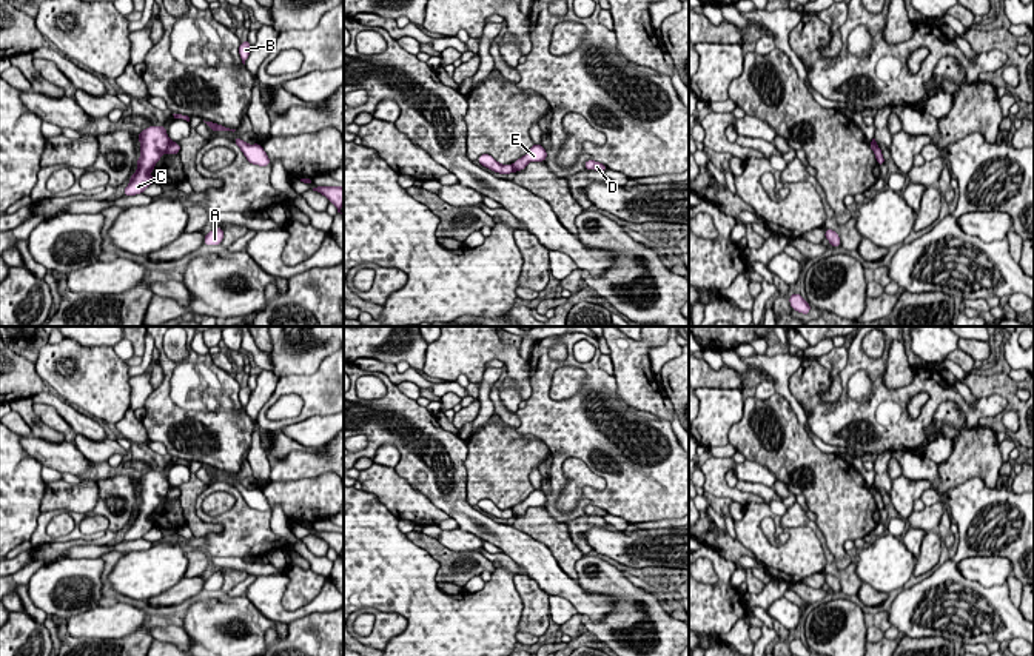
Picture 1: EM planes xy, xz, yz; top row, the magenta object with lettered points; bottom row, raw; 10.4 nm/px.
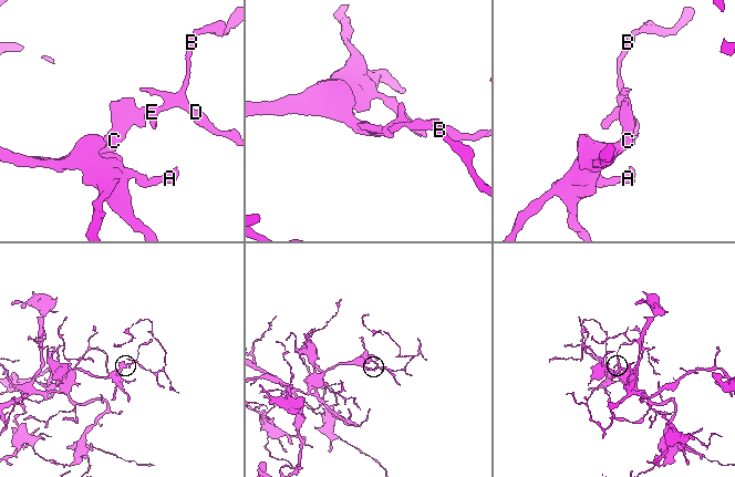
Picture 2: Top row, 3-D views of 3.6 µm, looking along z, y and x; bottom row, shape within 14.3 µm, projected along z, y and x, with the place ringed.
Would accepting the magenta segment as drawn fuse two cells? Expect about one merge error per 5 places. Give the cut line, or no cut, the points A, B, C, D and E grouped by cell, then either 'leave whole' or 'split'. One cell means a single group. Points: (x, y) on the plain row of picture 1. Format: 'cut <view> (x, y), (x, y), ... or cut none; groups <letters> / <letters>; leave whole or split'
cut xz (512, 510), (513, 515); groups A C / B D E; split

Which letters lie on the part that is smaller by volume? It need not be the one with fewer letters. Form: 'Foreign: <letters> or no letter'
Foreign: B, D, E

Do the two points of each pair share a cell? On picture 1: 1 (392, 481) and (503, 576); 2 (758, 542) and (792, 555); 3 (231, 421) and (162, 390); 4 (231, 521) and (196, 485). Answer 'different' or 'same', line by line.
1: different
2: same
3: same
4: different

